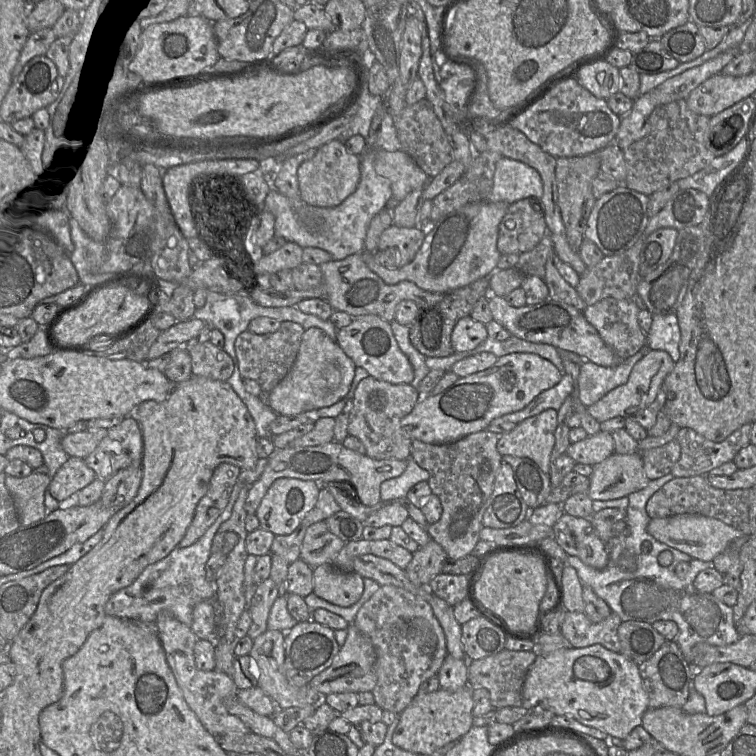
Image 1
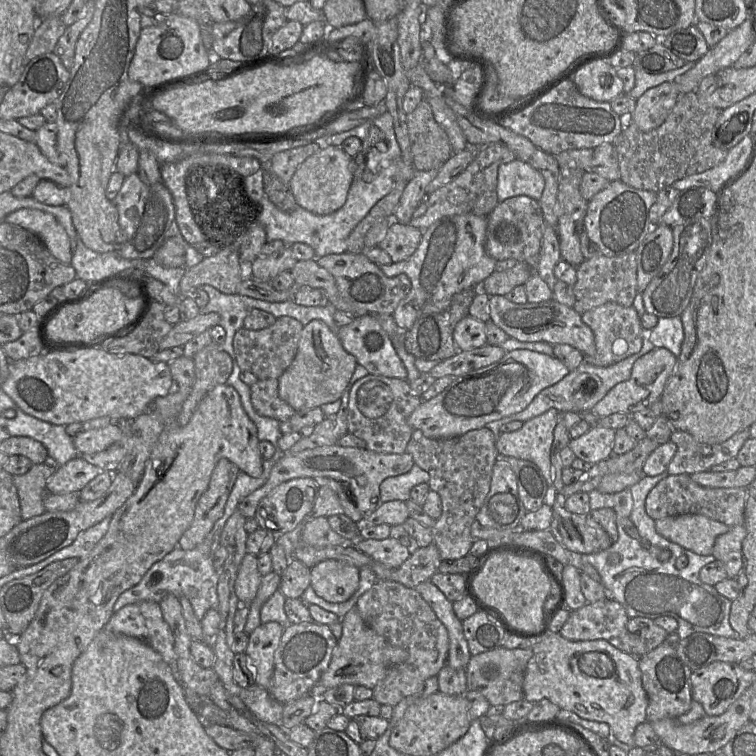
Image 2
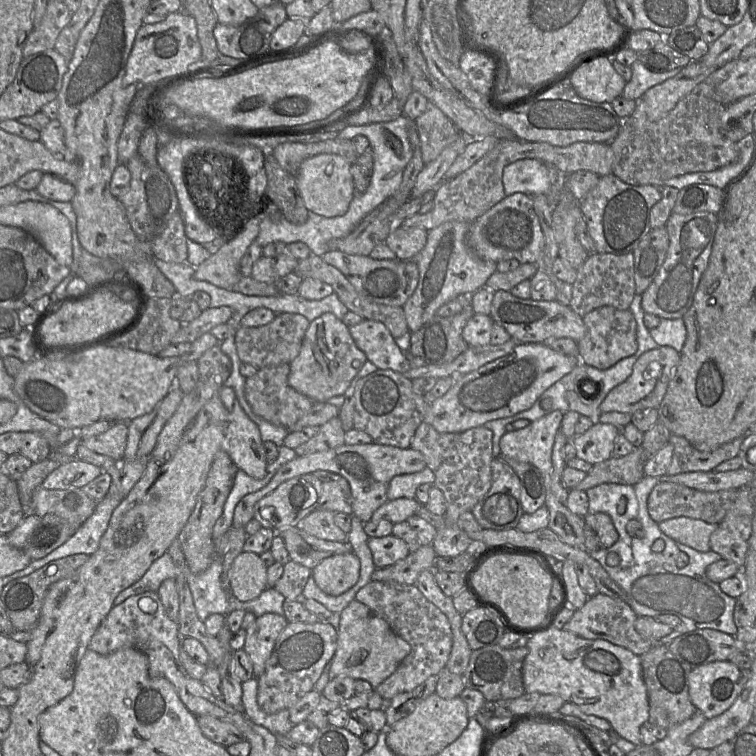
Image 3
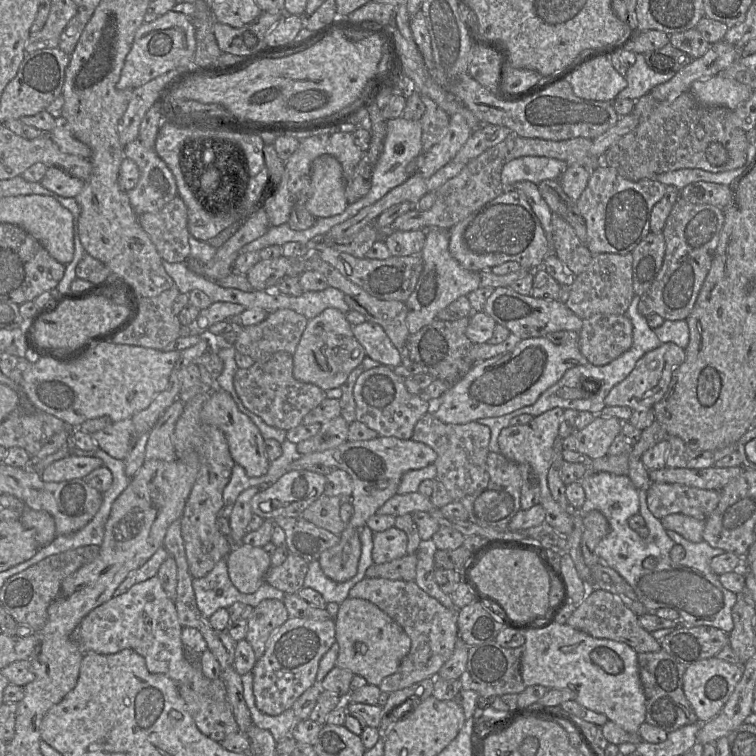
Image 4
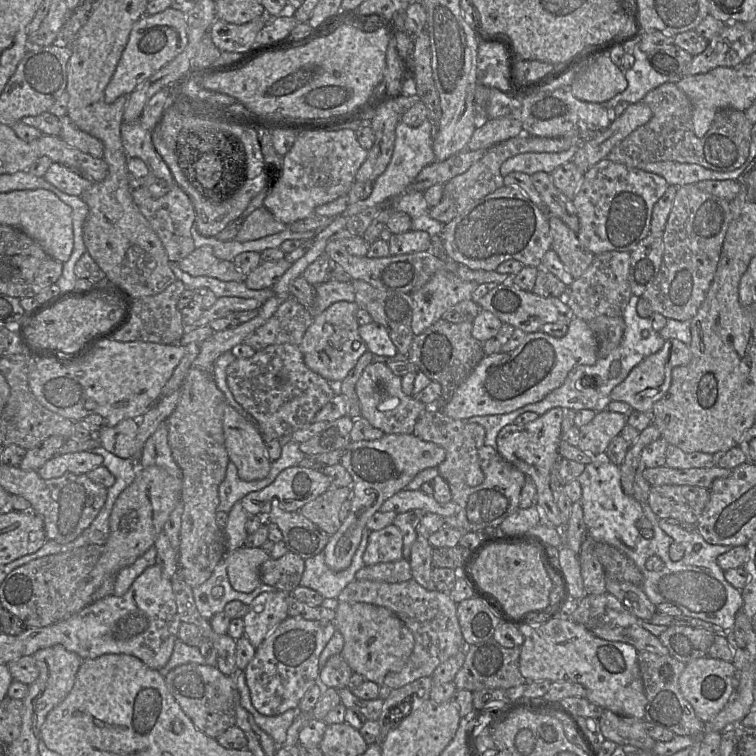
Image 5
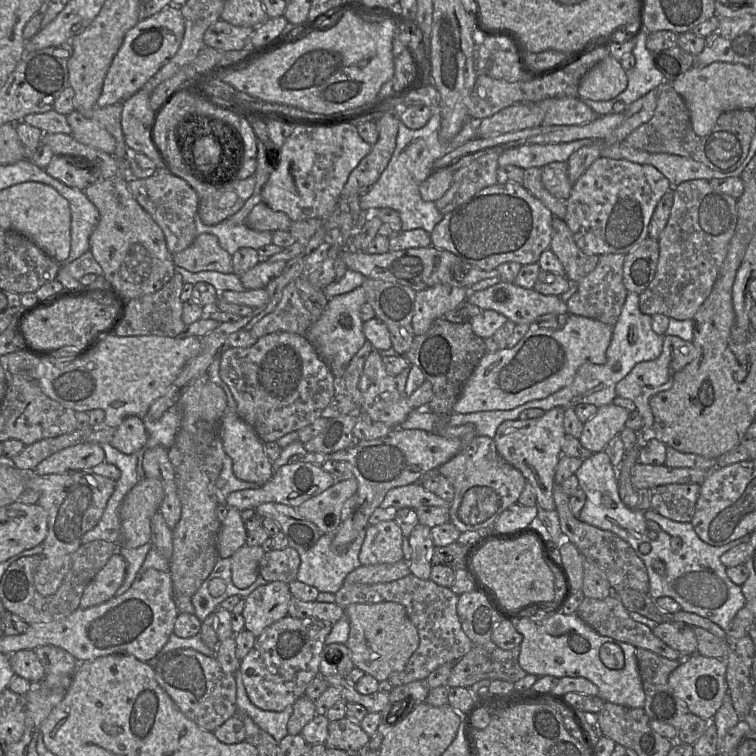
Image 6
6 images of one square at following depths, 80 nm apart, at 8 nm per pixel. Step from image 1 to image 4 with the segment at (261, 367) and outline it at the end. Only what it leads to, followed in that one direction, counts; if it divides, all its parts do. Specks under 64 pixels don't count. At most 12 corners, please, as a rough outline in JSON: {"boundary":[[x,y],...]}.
{"boundary":[[276,310],[237,328],[234,347],[254,361],[293,355],[308,321]]}

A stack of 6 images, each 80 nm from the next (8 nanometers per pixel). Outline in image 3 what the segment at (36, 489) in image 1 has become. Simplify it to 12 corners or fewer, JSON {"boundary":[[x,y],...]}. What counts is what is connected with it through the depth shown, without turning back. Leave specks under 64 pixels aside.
{"boundary":[[49,458],[16,479],[24,515],[36,515],[33,493],[61,464]]}

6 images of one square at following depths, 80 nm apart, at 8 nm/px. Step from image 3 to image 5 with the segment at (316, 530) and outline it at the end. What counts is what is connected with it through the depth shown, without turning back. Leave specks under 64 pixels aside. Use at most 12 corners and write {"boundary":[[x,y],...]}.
{"boundary":[[351,487],[328,489],[299,512],[331,536]]}

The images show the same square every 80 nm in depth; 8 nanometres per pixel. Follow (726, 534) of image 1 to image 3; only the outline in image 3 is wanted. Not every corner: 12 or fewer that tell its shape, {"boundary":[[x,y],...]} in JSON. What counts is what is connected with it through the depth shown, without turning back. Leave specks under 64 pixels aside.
{"boundary":[[676,517],[660,530],[676,542],[700,552],[710,548],[718,524]]}

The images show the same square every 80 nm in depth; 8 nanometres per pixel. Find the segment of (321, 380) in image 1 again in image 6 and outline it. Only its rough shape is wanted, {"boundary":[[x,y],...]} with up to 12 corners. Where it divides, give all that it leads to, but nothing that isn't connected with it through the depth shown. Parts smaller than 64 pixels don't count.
{"boundary":[[362,286],[305,333],[336,379],[366,342]]}

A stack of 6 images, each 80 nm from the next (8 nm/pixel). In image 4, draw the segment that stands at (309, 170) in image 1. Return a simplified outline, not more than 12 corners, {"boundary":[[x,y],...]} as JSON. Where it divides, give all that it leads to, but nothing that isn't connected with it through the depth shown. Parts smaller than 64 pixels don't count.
{"boundary":[[329,154],[310,168],[305,208],[316,218],[348,206],[340,162]]}

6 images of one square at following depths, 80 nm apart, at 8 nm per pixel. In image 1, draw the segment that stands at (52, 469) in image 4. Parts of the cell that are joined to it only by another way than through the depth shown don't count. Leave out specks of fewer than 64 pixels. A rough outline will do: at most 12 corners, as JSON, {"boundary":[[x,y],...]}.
{"boundary":[[69,457],[48,490],[60,503],[96,479],[84,459]]}

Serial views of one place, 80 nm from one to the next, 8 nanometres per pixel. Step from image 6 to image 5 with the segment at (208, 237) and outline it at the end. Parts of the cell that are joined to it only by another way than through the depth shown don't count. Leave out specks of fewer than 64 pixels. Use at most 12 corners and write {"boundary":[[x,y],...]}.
{"boundary":[[208,245],[195,248],[178,266],[191,276],[227,282],[245,278]]}

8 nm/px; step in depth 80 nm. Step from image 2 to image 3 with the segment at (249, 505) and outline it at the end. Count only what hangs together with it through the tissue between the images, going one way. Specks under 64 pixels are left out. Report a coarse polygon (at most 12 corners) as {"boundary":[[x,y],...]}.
{"boundary":[[376,443],[296,456],[239,500],[232,526],[284,481],[317,470],[347,480],[365,523],[388,501],[394,476],[426,468],[420,452]]}

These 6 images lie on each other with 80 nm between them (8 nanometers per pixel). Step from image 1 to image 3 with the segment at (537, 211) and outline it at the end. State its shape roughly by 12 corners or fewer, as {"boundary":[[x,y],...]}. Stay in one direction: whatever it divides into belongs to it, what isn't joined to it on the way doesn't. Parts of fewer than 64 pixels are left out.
{"boundary":[[506,196],[470,224],[485,260],[536,264],[544,235],[532,197]]}

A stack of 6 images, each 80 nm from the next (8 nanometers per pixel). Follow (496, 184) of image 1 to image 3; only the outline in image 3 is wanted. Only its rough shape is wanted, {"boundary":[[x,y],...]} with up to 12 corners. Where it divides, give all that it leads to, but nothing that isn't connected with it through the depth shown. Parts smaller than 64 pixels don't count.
{"boundary":[[538,159],[504,167],[506,196],[548,196],[549,166]]}

